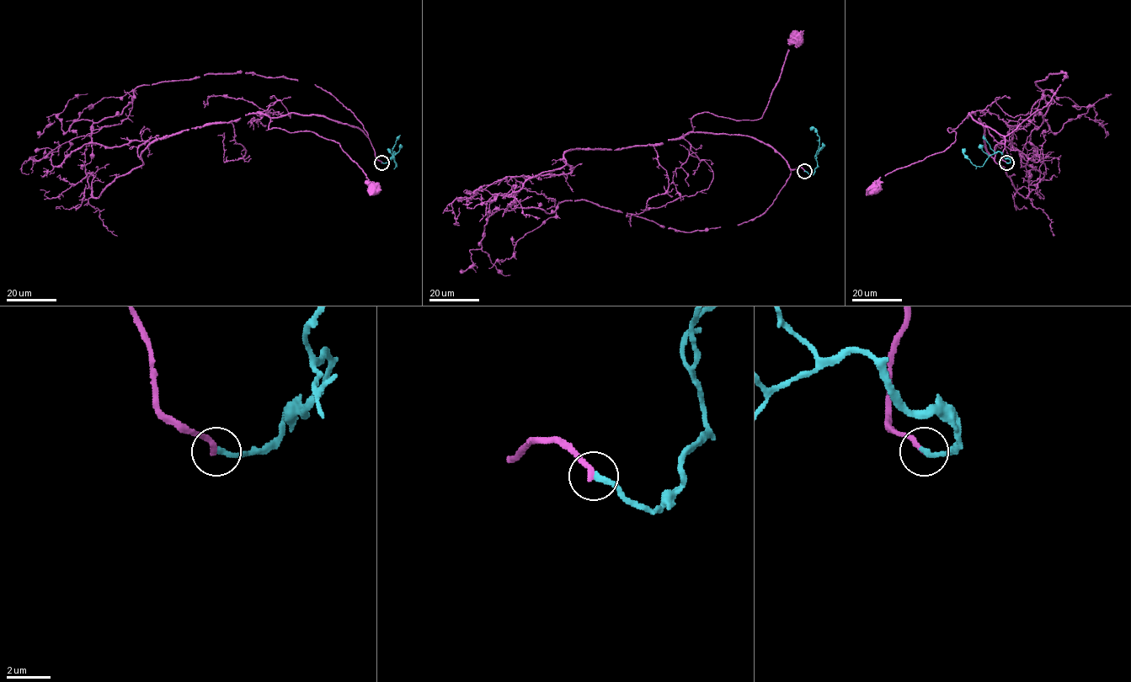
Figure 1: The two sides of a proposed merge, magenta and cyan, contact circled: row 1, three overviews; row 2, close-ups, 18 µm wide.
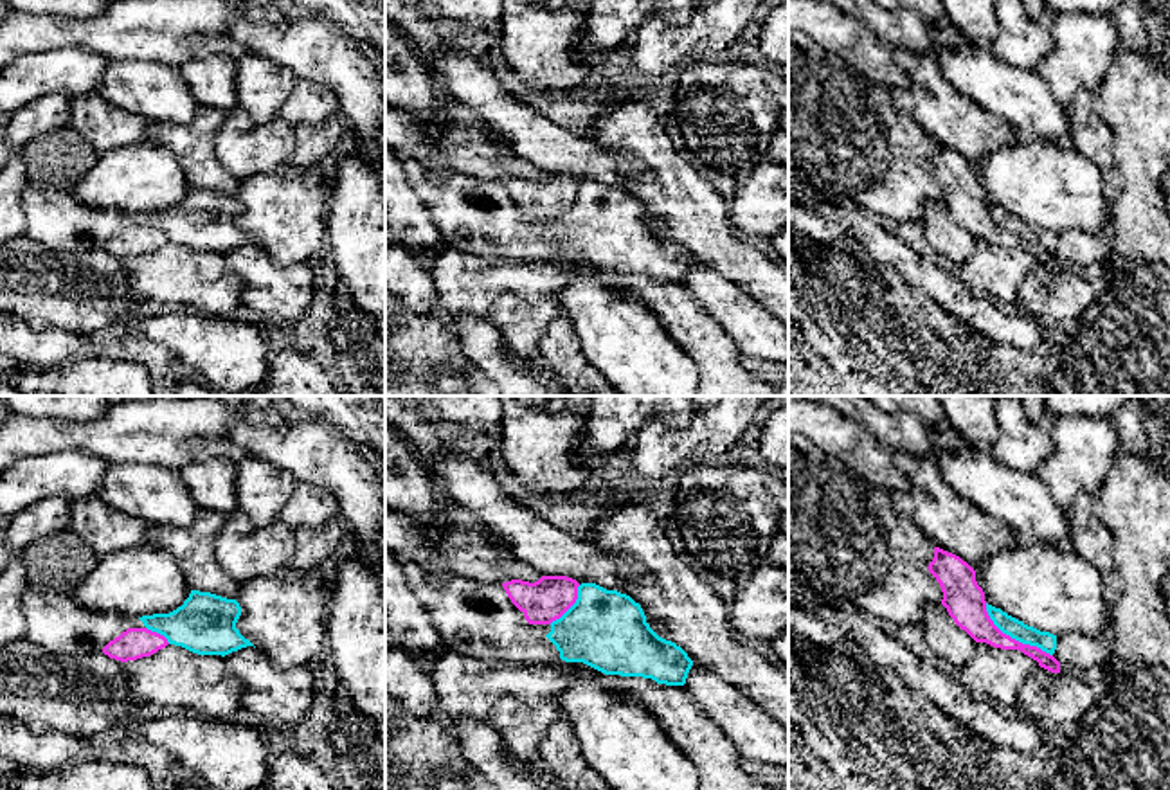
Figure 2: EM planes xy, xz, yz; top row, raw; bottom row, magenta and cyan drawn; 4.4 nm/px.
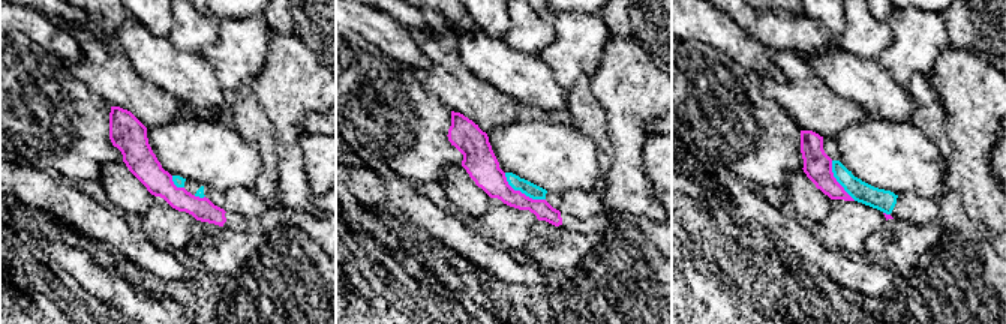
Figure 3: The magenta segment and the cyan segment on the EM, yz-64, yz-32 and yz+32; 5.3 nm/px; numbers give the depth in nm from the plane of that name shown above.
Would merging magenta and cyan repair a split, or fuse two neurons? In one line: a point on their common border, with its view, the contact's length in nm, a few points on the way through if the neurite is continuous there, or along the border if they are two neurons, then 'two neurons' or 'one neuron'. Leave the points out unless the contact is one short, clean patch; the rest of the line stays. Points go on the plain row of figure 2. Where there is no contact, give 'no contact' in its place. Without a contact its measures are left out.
contact yz (1014, 236); length 380 nm; border yz (985, 200), (989, 215), (1003, 229), (1052, 252); two neurons

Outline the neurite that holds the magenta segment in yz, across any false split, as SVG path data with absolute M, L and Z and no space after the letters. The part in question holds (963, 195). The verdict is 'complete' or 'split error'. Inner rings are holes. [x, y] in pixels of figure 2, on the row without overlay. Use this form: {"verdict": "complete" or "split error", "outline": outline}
{"verdict": "split error", "outline": "M934 144L934 155L927 166L941 184L941 202L947 205L954 220L976 239L986 239L1001 247L1019 247L1051 270L1076 274L1084 279L1111 277L1111 259L1080 266L1076 263L1058 259L1053 252L1037 243L1022 241L1003 230L986 209L985 189L976 178L976 167L959 153Z"}

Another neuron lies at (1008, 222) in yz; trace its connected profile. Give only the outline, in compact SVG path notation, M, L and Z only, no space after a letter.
M986 200L986 209L990 212L990 216L994 218L994 221L1006 232L1010 232L1012 236L1022 239L1022 241L1030 241L1030 243L1037 243L1042 248L1053 252L1057 247L1057 232L1049 230L1049 229L1040 229L1033 223L1024 221L1022 218L1008 212L1006 209L1003 209L1001 205L995 205L992 202Z

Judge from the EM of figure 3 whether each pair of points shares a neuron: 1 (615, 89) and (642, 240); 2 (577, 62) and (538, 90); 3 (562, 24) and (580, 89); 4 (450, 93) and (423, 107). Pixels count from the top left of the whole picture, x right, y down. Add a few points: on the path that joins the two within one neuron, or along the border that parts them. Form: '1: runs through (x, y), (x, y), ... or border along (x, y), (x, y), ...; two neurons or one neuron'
1: runs through (627, 126), (627, 194), (624, 204); one neuron
2: border along (538, 56), (565, 93); two neurons
3: border along (589, 77), (582, 75), (567, 93); two neurons
4: border along (414, 74), (419, 83), (450, 111); two neurons

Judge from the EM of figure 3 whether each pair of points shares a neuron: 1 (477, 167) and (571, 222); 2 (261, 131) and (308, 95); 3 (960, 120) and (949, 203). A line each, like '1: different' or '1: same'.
1: same
2: different
3: same

